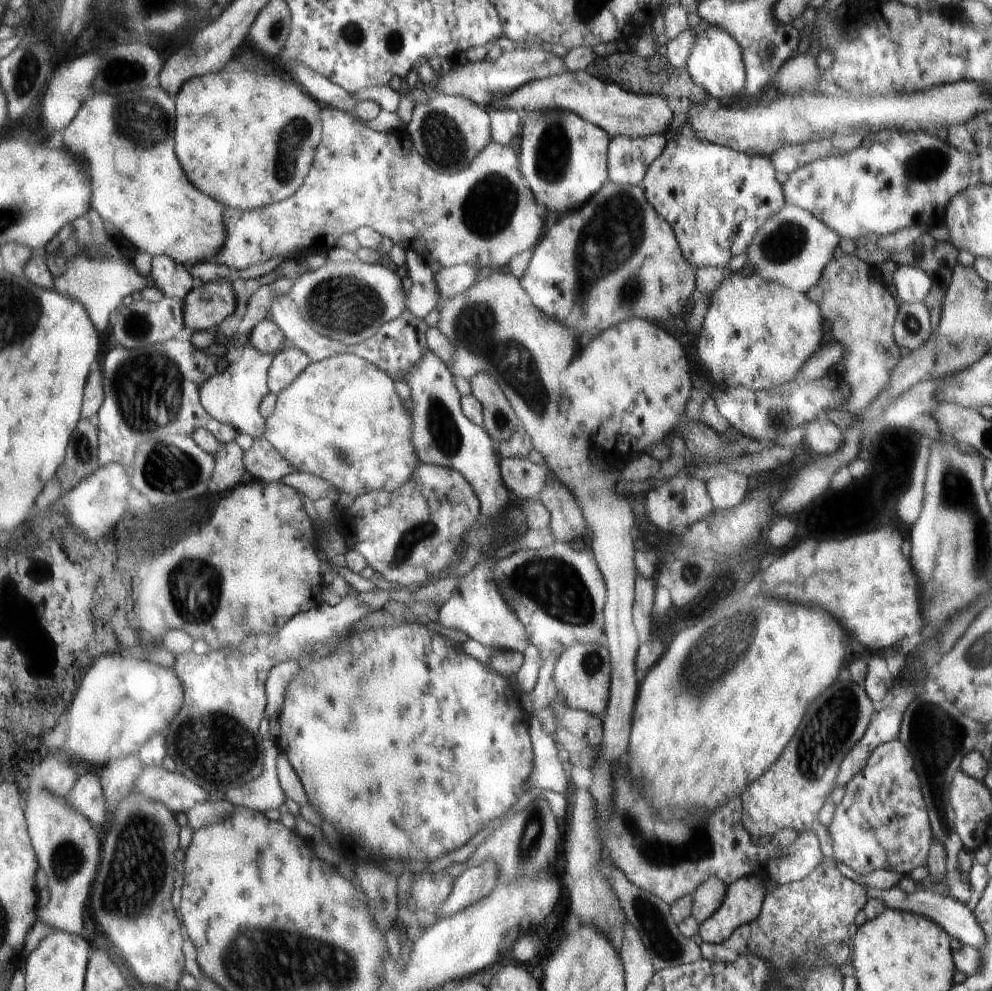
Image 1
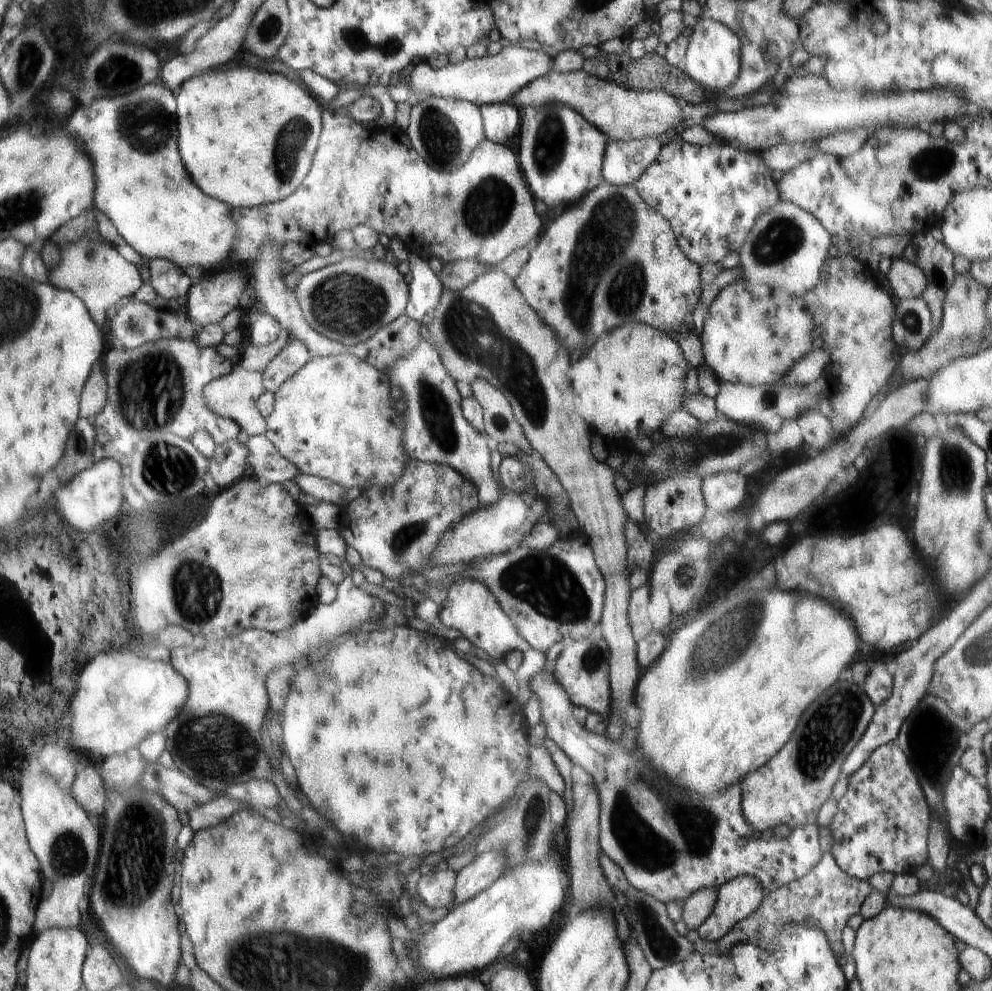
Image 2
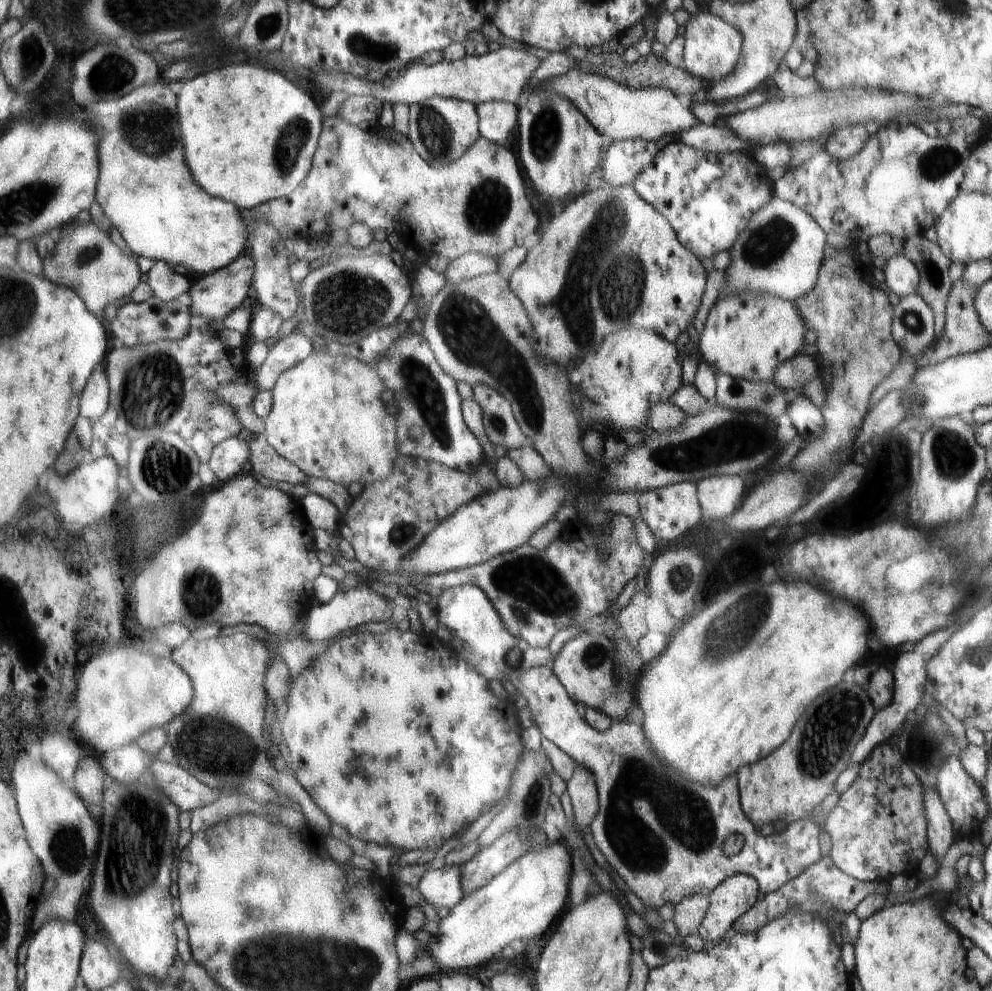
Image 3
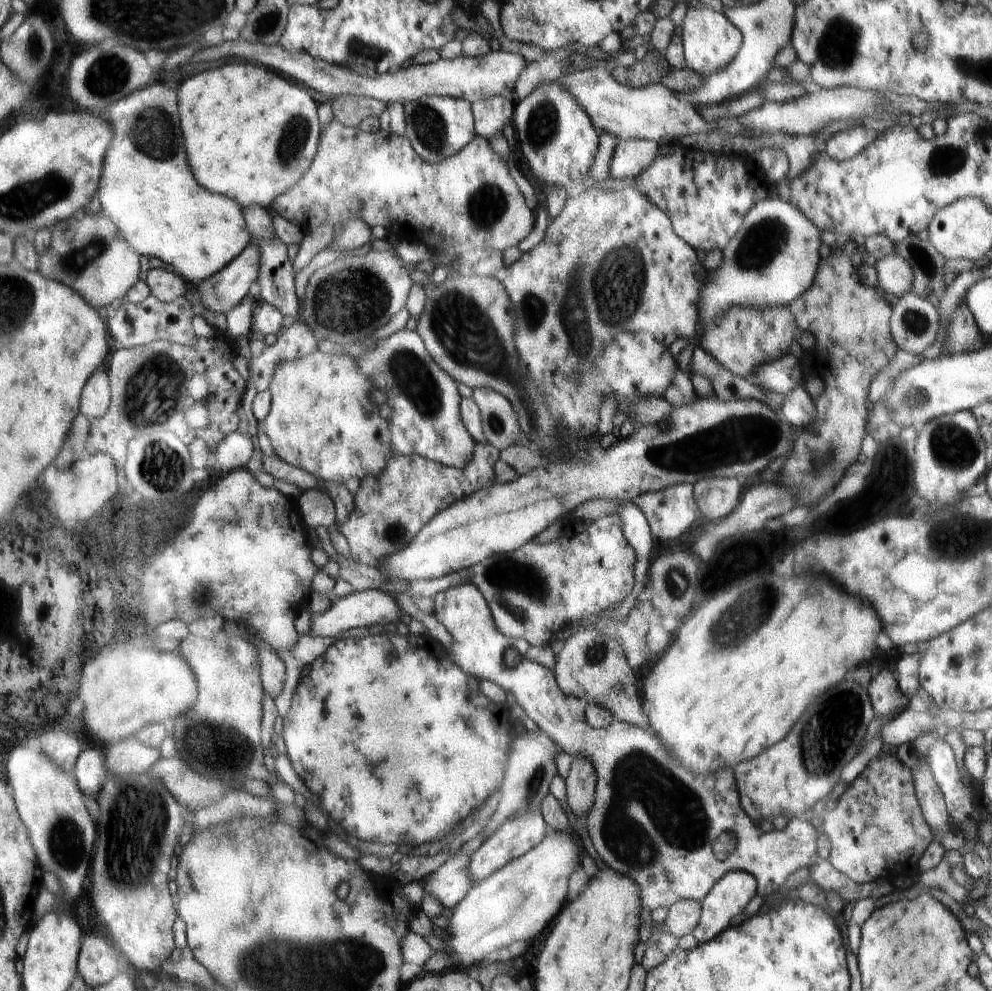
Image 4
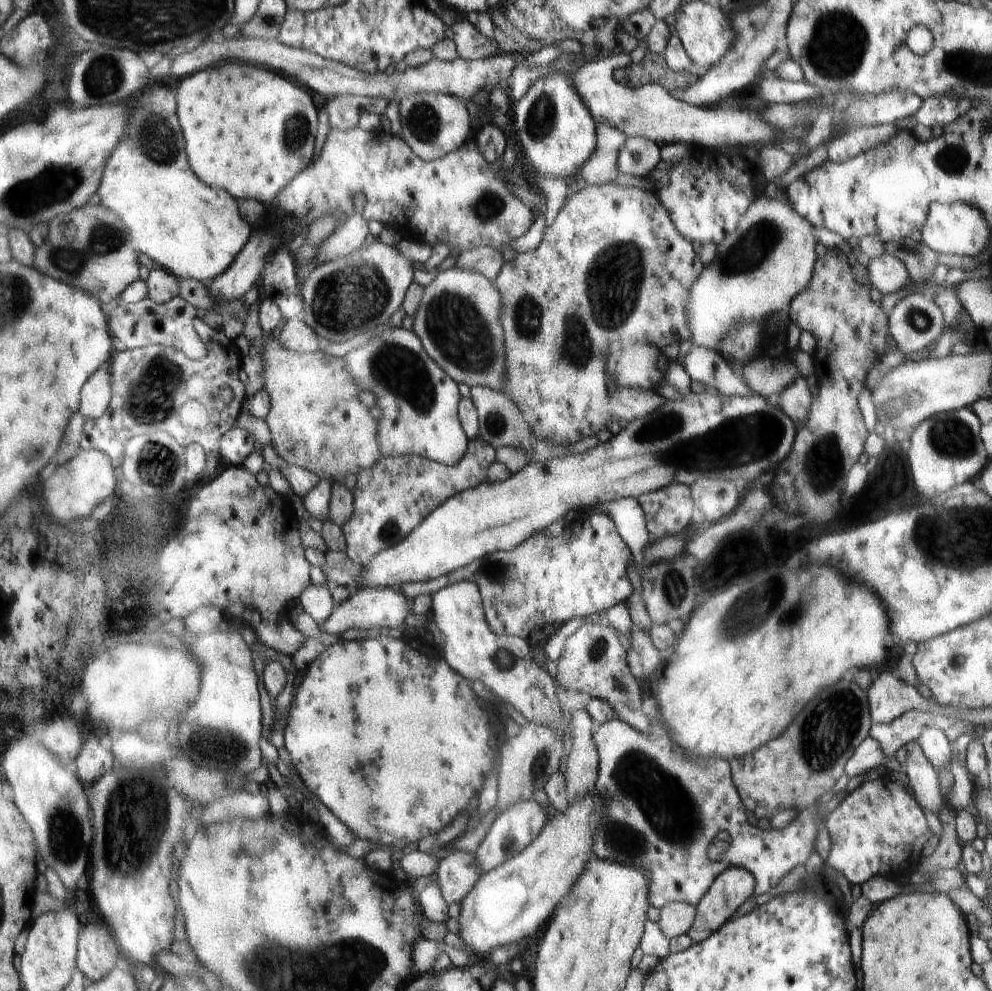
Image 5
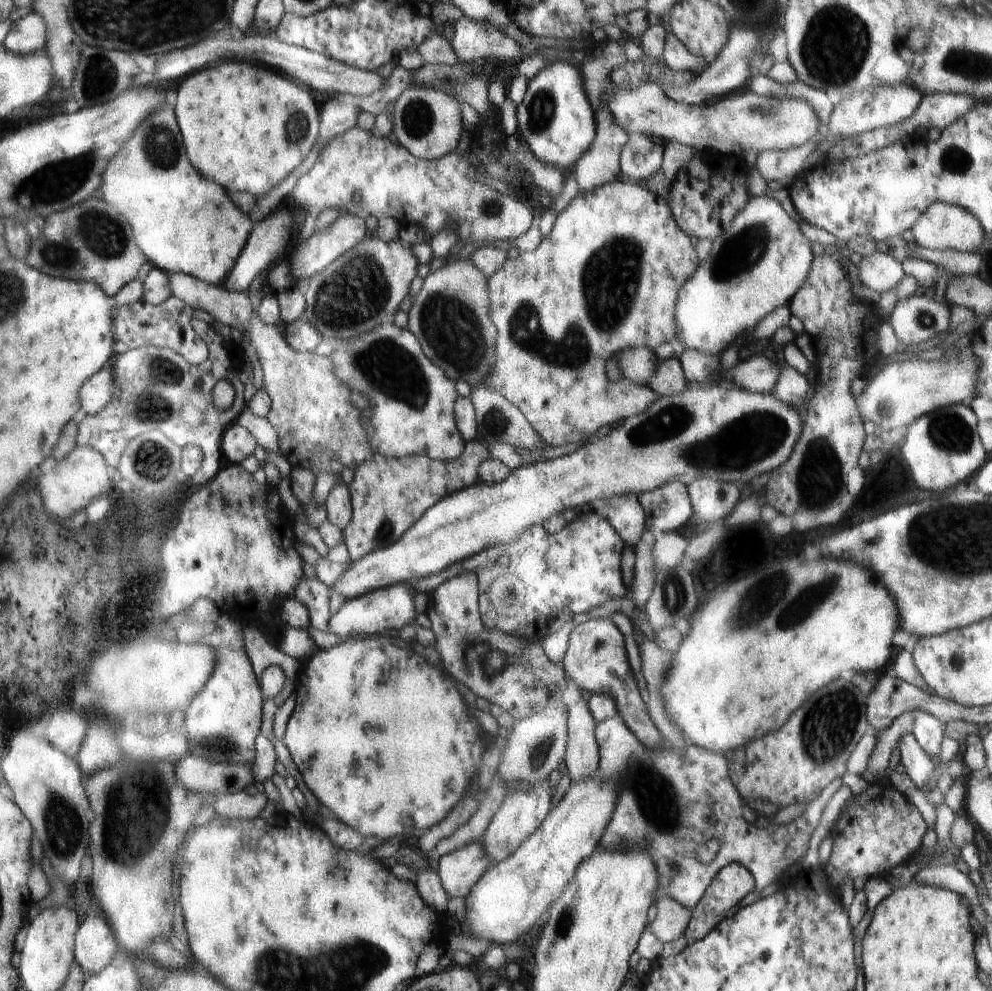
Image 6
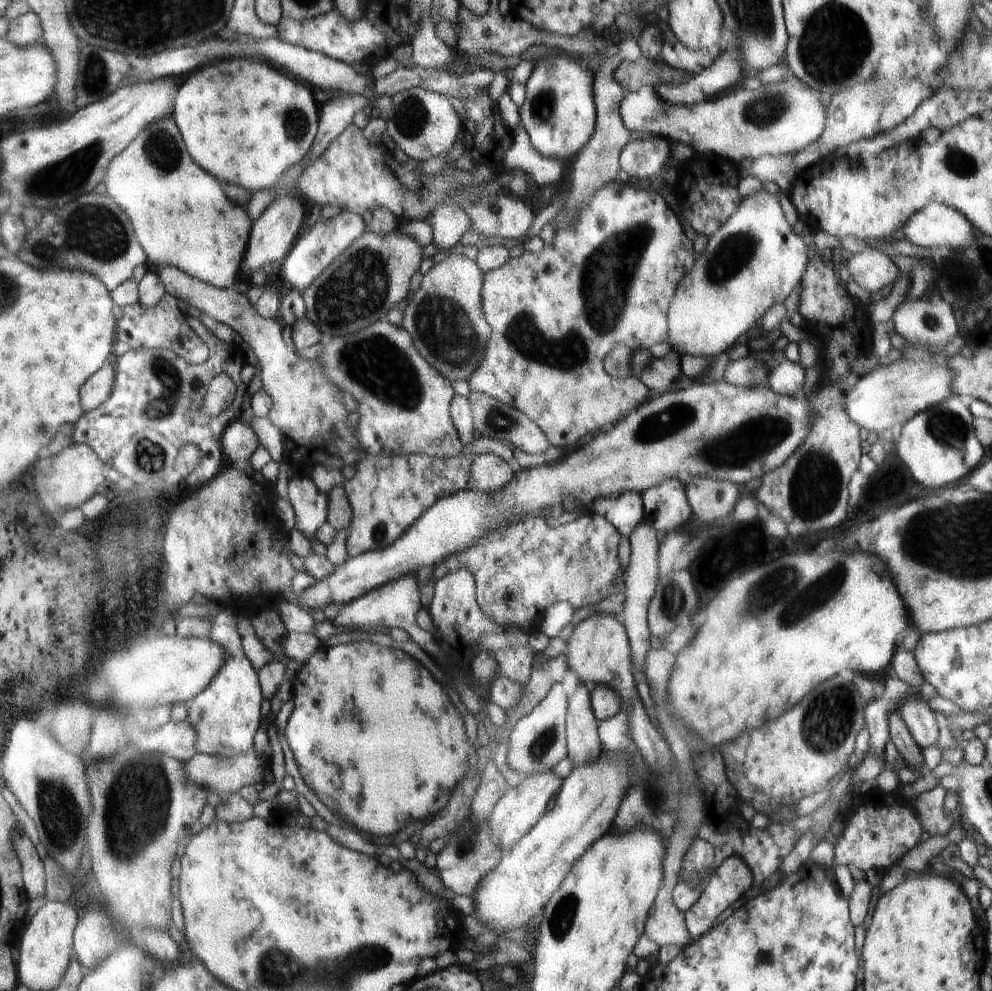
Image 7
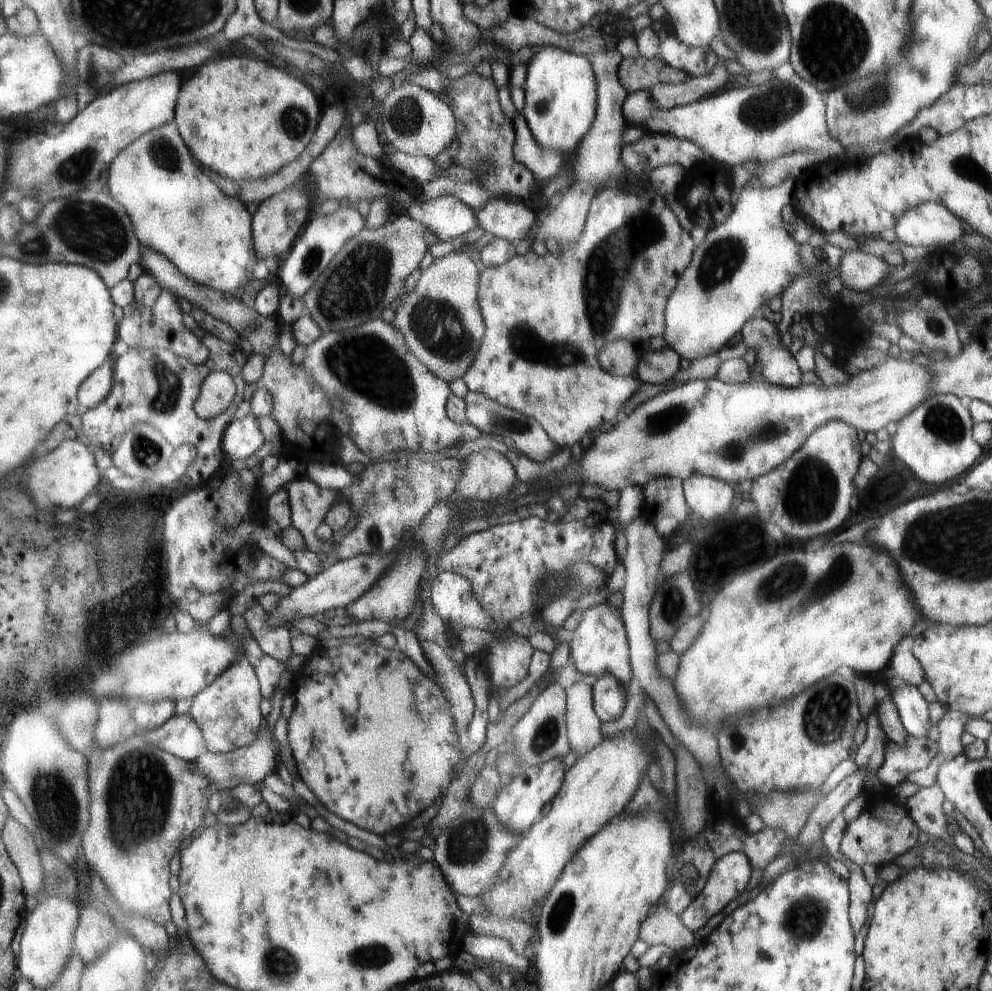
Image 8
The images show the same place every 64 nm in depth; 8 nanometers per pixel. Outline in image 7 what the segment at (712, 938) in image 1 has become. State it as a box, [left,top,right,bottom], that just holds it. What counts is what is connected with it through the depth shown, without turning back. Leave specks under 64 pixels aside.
[684,856,752,939]

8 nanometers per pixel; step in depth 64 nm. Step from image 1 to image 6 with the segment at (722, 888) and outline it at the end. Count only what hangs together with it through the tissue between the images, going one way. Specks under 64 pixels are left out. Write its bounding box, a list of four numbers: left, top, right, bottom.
[649,896,691,943]

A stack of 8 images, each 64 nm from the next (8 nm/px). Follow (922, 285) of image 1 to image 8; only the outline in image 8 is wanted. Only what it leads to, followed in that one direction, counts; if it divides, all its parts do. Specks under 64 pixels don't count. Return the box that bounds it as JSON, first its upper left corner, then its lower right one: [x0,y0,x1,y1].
[840,249,890,293]

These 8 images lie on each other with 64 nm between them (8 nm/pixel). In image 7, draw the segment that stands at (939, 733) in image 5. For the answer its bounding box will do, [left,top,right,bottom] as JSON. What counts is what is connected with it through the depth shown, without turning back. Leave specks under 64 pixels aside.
[899,695,940,750]

